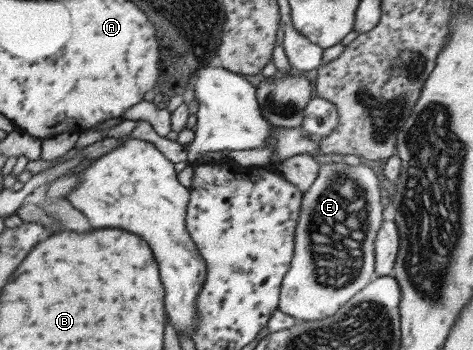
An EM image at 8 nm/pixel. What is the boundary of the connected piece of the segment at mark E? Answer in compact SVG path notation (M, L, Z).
M328 162L326 164L320 164L319 163L319 169L317 172L317 177L307 190L305 194L302 194L302 199L300 200L300 214L298 216L298 220L295 226L294 231L294 238L293 238L293 253L292 258L290 261L289 269L285 272L285 275L282 277L281 283L280 283L280 292L278 293L278 307L277 309L284 313L285 315L289 315L289 317L292 317L294 320L301 320L301 321L315 321L316 319L325 319L326 317L329 317L330 315L333 315L346 301L349 301L353 295L355 295L360 289L363 289L370 281L369 277L371 277L371 273L374 272L374 249L373 249L373 239L375 239L375 233L377 233L377 229L379 229L379 225L381 225L381 199L380 197L384 197L385 201L385 195L383 193L382 189L379 189L379 186L377 186L377 178L375 178L375 172L369 168L369 166L363 166L363 164L359 164L357 166L349 166L345 164L344 162L340 163L334 163L334 162Z

